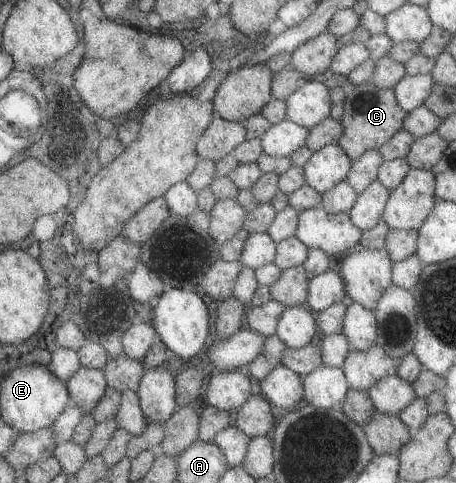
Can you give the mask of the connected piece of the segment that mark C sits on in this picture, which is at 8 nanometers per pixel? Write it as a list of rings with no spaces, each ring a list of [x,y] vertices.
[[[368,82],[347,87],[343,102],[343,113],[339,123],[343,131],[335,142],[348,157],[348,160],[356,160],[364,151],[376,150],[383,145],[394,133],[401,129],[402,121],[406,118],[404,112],[396,104],[395,96],[391,89],[381,89]]]

